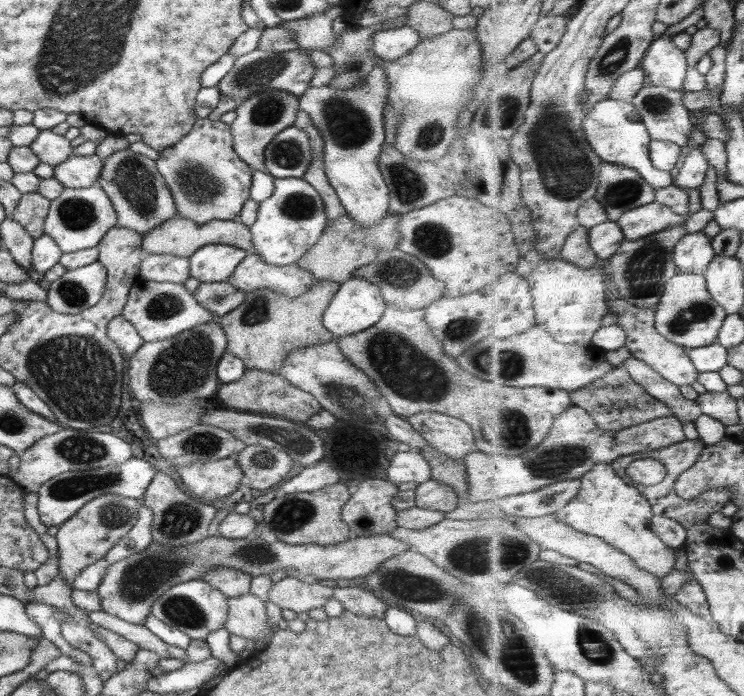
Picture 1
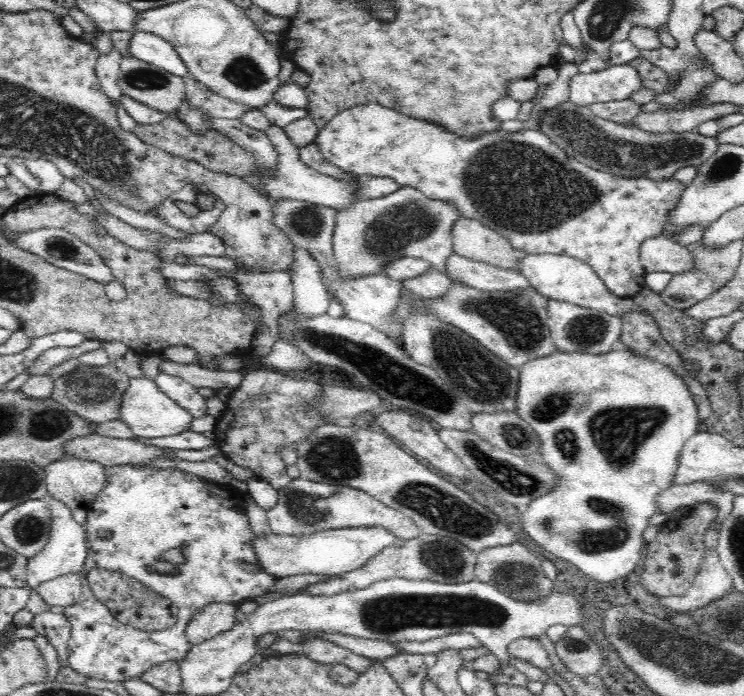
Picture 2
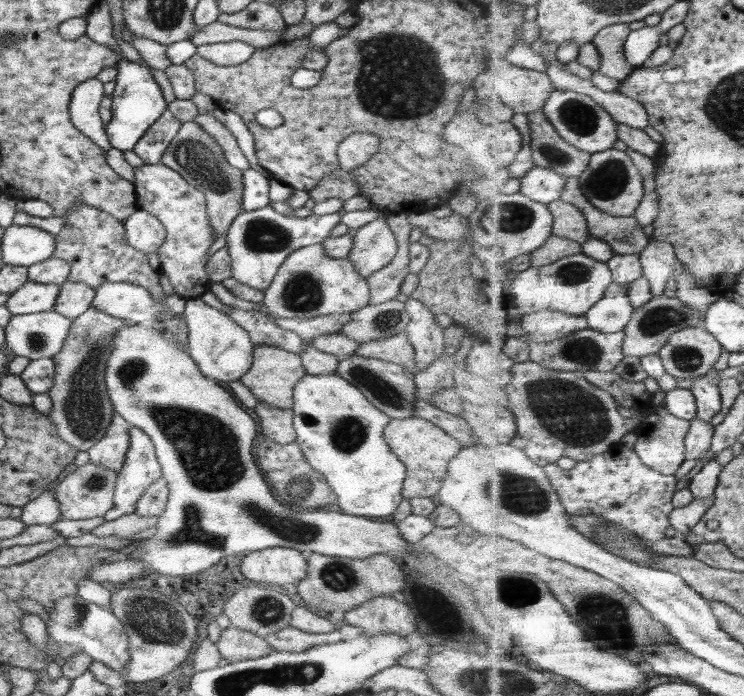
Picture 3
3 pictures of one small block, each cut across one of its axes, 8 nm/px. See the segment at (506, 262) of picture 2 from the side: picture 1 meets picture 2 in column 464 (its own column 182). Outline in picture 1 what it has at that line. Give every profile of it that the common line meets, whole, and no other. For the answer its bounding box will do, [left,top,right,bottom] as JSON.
[142,216,254,258]

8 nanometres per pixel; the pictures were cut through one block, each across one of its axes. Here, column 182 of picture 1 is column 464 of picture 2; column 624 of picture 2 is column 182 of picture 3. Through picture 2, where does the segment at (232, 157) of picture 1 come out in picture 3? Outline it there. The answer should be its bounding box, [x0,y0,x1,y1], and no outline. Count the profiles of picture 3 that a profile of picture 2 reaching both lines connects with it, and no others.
[133,163,218,300]

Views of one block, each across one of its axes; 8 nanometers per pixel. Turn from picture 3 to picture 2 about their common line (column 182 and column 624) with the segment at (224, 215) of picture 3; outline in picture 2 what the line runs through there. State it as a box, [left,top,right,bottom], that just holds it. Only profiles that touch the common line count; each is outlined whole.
[539,102,720,181]

